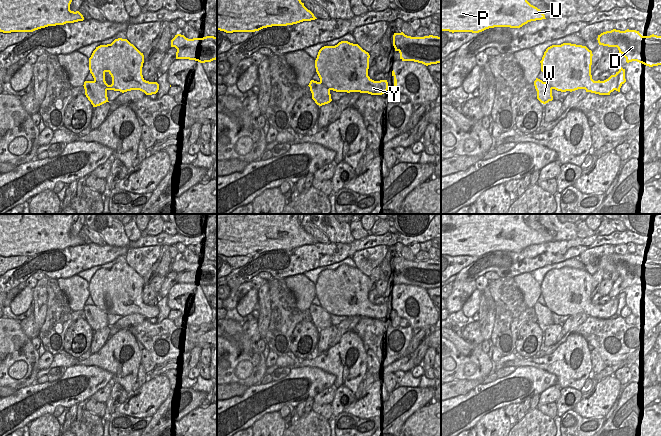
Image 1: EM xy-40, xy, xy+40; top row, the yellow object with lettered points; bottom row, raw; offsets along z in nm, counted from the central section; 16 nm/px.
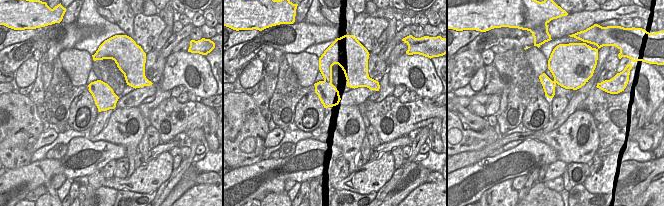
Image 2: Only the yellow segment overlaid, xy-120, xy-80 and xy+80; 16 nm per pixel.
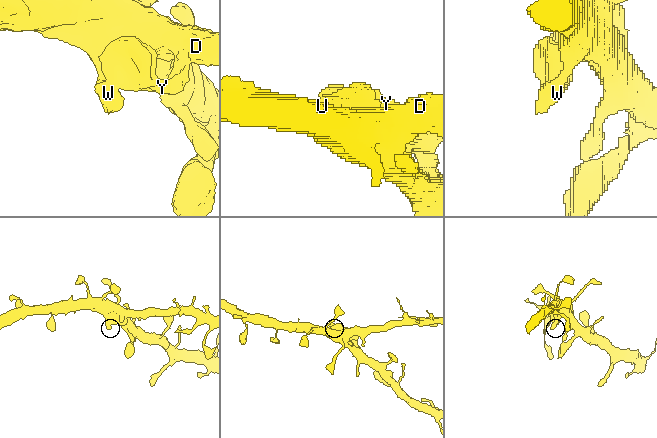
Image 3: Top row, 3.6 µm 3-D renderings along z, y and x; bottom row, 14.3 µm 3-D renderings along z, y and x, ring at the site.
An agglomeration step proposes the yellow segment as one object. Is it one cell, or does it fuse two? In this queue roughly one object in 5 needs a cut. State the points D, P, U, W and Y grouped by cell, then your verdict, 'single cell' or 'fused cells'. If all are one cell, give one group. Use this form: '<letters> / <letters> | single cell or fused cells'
D P U W Y | single cell

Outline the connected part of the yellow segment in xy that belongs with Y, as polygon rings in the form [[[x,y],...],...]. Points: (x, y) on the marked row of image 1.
[[[341,41],[335,46],[322,47],[315,60],[316,72],[320,81],[311,80],[309,83],[312,99],[319,106],[332,101],[330,91],[336,92],[360,92],[371,95],[382,95],[388,90],[387,80],[374,81],[368,76],[369,69],[368,52],[363,50],[358,44],[348,41]]]

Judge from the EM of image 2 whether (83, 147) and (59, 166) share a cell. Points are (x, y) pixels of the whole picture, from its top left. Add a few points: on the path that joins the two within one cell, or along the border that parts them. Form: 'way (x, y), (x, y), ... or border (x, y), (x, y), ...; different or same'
way (99, 150), (101, 154), (84, 168), (75, 170); same

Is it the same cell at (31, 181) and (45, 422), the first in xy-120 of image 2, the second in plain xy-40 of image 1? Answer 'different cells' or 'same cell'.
different cells

